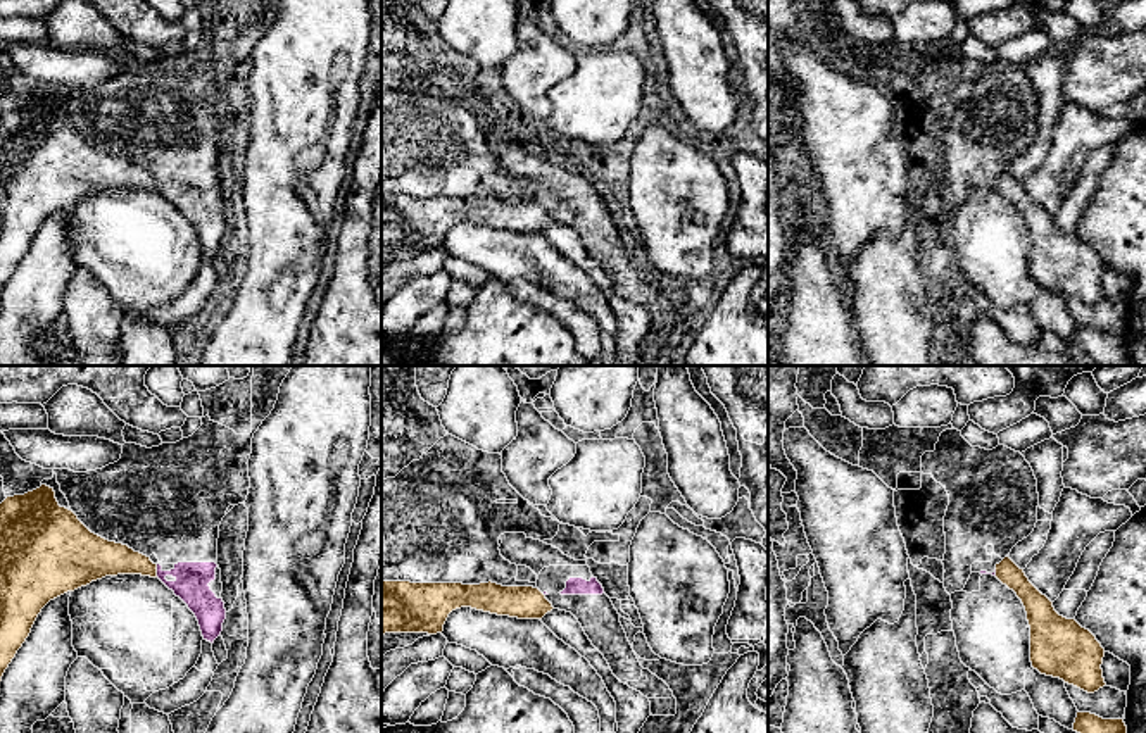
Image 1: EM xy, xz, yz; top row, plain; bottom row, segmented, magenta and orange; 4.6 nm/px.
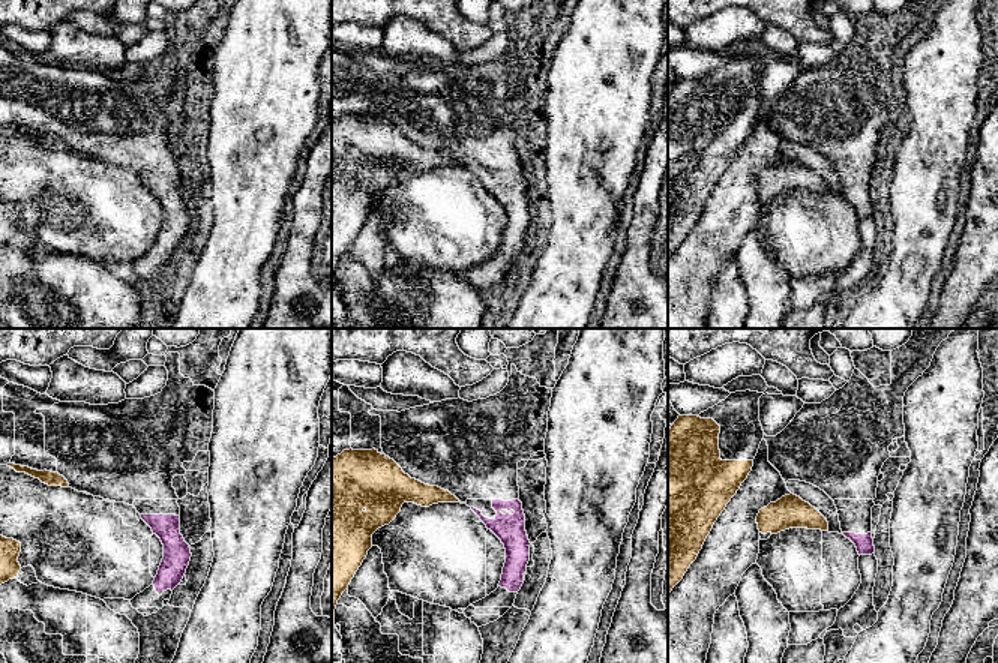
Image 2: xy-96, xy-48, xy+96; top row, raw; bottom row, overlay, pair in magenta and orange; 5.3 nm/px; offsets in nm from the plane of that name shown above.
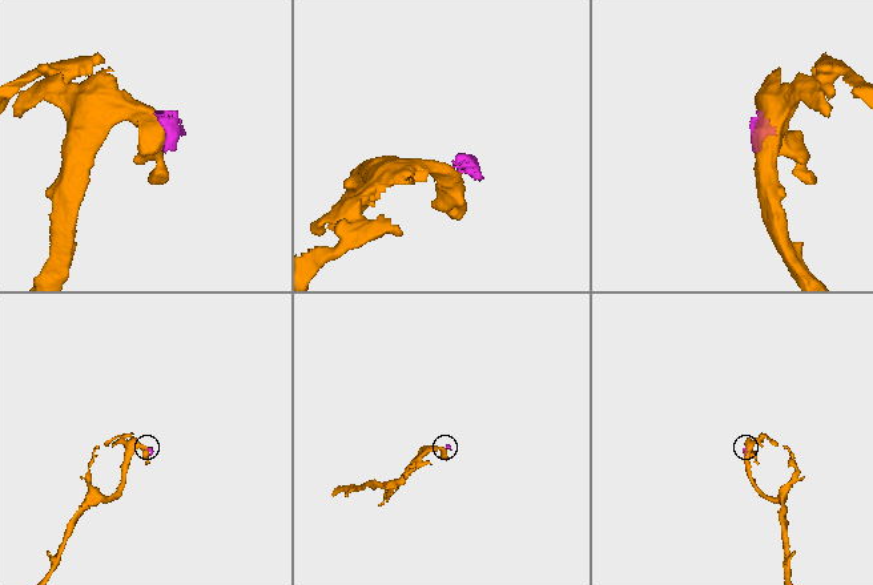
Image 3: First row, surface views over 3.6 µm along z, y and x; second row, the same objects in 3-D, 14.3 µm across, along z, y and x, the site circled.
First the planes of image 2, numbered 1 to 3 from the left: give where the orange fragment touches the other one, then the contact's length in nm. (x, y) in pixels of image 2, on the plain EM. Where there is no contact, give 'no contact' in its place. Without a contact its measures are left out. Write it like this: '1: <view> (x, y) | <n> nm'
1: no contact
2: no contact
3: no contact

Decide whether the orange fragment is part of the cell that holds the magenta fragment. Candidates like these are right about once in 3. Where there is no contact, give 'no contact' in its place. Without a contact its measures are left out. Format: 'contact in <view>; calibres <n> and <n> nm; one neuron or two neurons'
contact in xy; calibres 160 and 160 nm; two neurons

